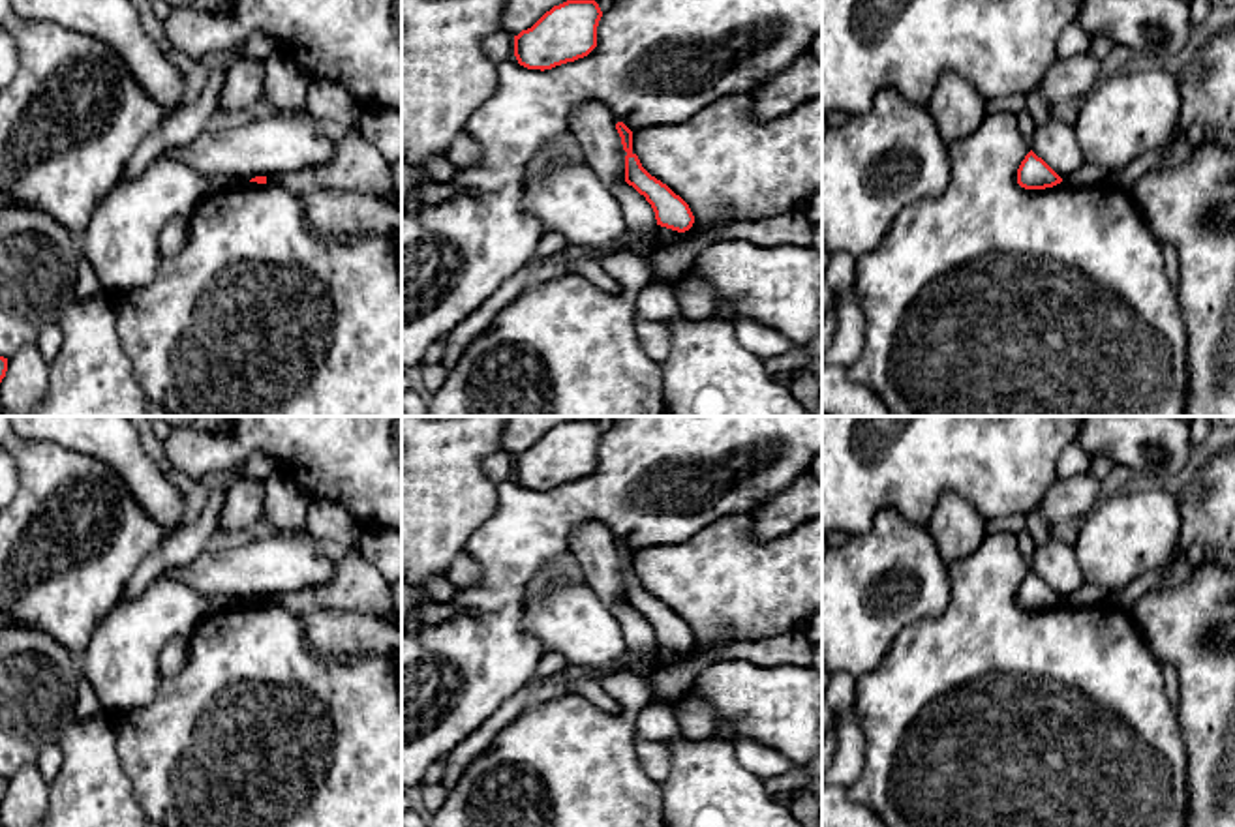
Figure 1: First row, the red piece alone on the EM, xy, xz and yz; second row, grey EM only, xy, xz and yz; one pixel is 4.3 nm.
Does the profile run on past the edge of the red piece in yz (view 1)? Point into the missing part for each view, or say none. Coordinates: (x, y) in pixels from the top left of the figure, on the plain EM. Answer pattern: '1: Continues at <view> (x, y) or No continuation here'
1: No continuation here

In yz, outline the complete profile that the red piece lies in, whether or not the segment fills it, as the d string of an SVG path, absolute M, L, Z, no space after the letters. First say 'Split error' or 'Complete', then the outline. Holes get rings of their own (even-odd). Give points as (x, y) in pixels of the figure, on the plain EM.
Complete. M1032 570L1017 589L1017 604L1025 609L1045 609L1060 604L1062 598Z

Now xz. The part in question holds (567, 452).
Complete. M567 420L514 456L514 476L527 489L552 489L597 467L602 431L595 420Z

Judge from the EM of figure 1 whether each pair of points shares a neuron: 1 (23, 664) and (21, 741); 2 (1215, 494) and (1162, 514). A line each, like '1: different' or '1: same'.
1: same
2: different

